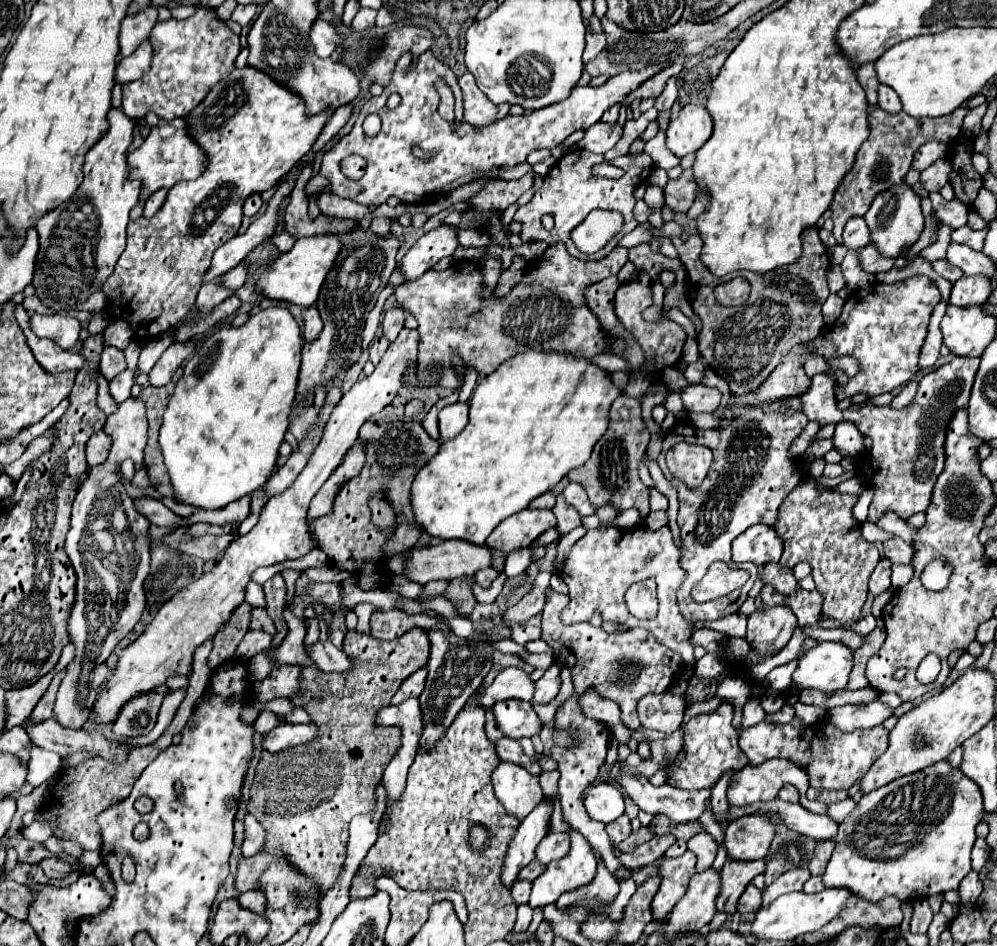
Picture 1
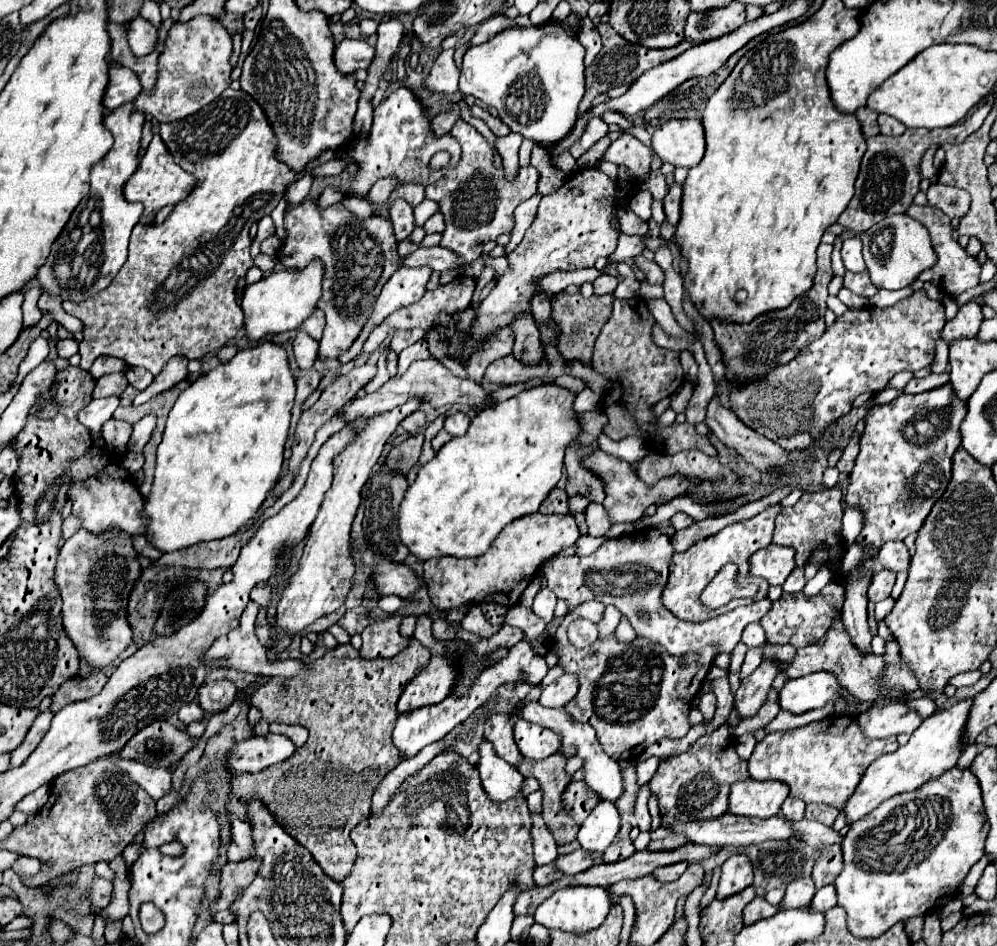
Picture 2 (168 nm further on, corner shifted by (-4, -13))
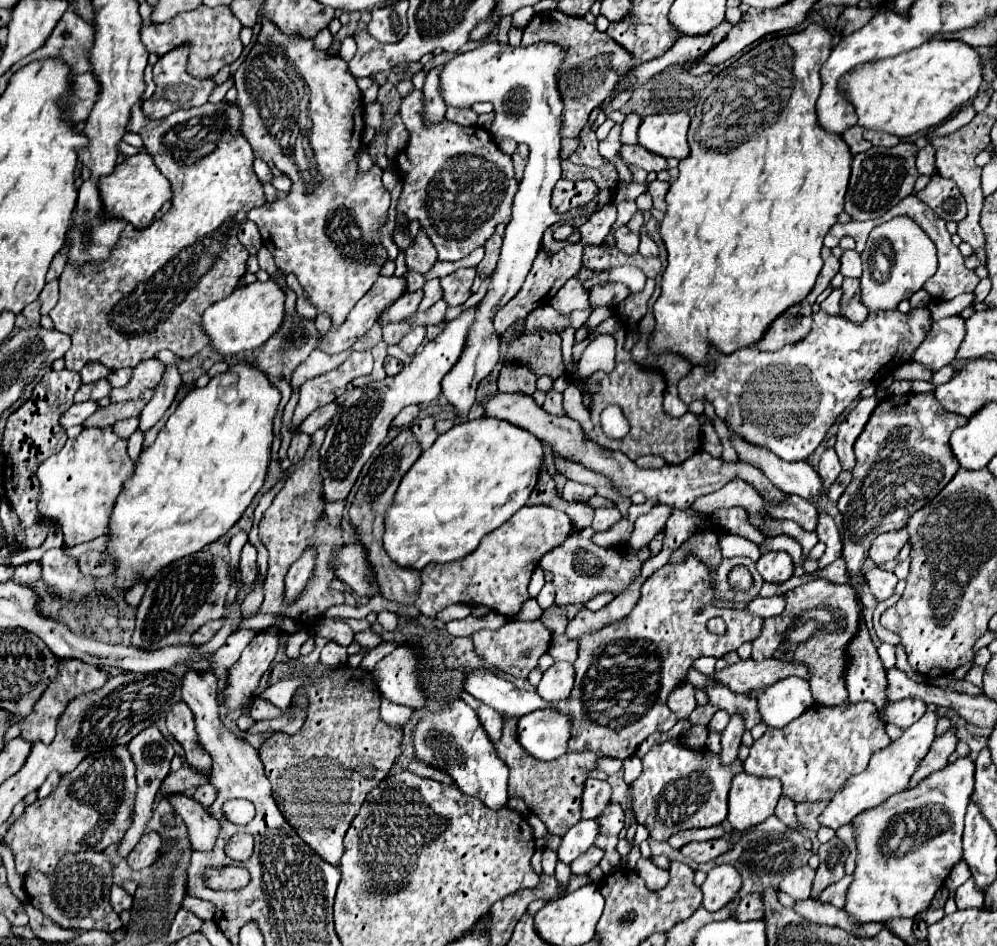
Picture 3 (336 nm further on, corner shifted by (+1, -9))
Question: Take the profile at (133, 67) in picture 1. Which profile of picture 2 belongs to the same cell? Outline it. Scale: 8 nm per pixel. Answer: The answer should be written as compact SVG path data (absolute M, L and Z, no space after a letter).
M111 64L109 68L109 88L105 92L105 106L119 108L125 102L131 102L141 92L139 76L123 66Z

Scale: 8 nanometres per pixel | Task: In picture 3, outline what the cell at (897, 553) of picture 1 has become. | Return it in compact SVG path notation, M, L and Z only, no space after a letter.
M896 530L896 532L890 532L890 534L882 534L878 536L870 550L868 550L868 558L874 560L876 564L882 564L882 562L888 562L892 558L898 556L900 548L908 542L908 532L906 530Z

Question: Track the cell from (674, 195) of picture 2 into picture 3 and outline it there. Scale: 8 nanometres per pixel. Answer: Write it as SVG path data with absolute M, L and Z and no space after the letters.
M660 180L650 182L648 194L652 196L654 208L656 208L656 210L660 210L660 212L666 212L666 202L664 202L664 196L666 196L668 188L670 188L670 184L668 184L668 182L660 182Z

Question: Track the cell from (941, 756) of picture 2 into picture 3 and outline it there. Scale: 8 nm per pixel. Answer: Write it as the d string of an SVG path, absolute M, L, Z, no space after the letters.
M926 712L918 722L914 722L910 728L906 728L898 740L894 740L886 748L874 752L872 758L870 758L868 768L864 772L848 778L846 784L844 784L844 788L840 788L840 792L834 794L834 798L830 800L830 804L818 816L820 826L838 830L844 824L852 824L852 820L860 812L870 810L870 808L876 808L878 804L882 804L890 796L902 792L908 786L908 782L910 782L914 770L918 768L920 760L928 754L928 750L930 750L930 746L934 742L936 722L938 722L938 714Z

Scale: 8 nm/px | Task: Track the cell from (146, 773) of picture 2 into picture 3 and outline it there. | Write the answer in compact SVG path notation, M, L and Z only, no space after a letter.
M174 794L168 800L174 806L176 814L180 814L182 820L186 822L192 848L212 850L218 836L218 822L208 814L208 810L184 794Z

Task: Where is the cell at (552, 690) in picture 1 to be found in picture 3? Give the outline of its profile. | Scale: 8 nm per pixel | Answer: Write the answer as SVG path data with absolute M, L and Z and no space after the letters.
M556 662L552 668L544 672L536 690L540 698L548 702L558 702L570 696L572 686L574 686L574 666L570 662Z

